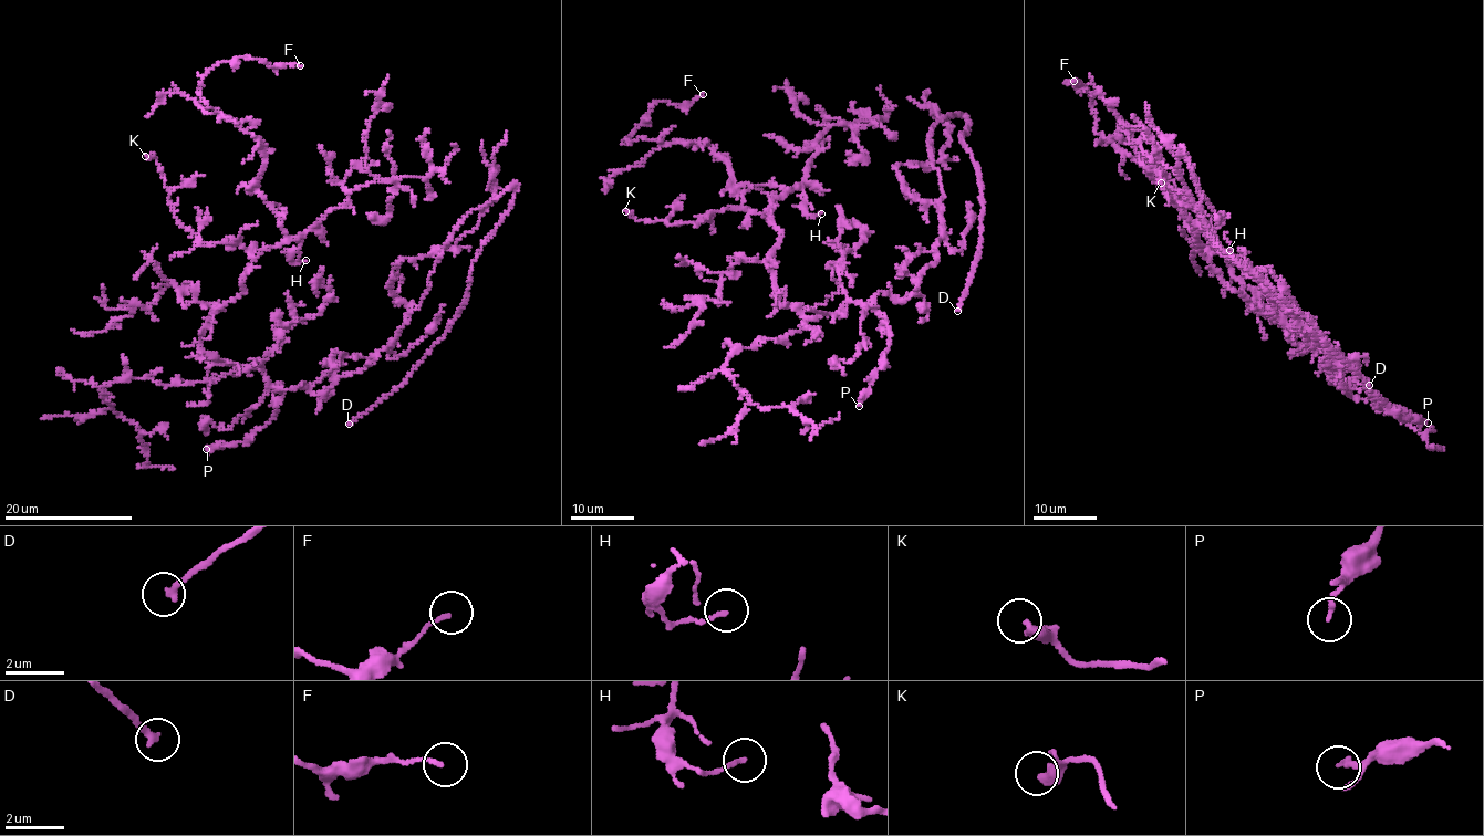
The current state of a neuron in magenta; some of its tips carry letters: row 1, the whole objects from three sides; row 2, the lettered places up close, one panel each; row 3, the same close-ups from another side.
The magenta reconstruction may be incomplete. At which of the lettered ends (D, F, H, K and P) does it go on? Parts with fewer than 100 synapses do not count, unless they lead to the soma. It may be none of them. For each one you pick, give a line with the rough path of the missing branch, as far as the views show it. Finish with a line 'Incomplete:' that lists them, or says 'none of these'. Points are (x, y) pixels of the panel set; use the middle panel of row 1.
Incomplete: D

